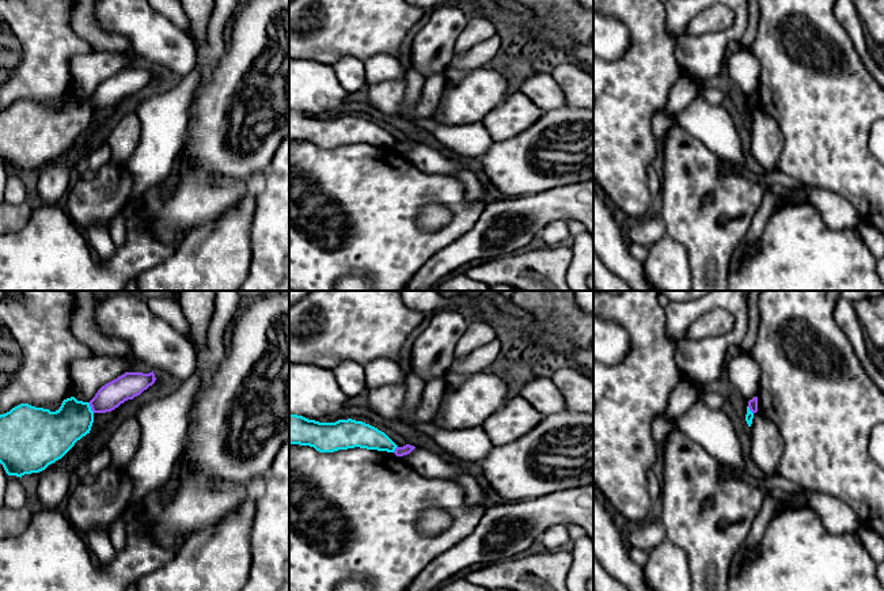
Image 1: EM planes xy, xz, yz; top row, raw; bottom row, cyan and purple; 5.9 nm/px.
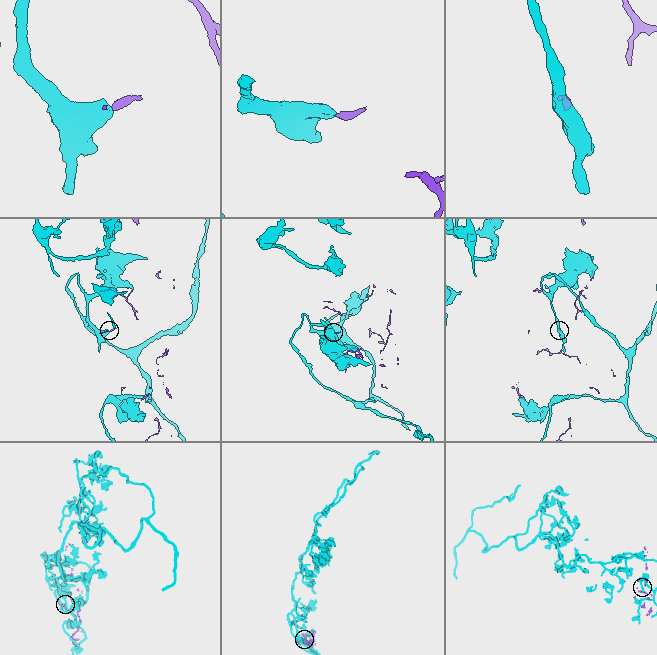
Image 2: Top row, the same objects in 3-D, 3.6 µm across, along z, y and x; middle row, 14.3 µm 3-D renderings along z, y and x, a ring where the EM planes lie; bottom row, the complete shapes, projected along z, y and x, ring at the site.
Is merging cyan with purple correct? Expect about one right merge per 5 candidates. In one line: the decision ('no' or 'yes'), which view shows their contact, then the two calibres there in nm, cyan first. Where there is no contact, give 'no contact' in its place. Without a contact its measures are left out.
no | xy | 260/150 nm

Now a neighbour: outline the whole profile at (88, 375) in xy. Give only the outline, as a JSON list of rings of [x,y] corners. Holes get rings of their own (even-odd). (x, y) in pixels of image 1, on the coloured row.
[[[90,356],[71,363],[72,395],[77,401],[90,402],[98,390],[133,367],[128,356]]]

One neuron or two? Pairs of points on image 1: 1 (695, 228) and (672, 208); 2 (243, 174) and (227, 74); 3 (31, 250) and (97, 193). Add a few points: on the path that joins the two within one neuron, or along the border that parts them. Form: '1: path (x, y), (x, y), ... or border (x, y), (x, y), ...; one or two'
1: path (690, 223), (678, 211); one
2: path (235, 150), (235, 98); one
3: border (65, 212), (84, 234); two

